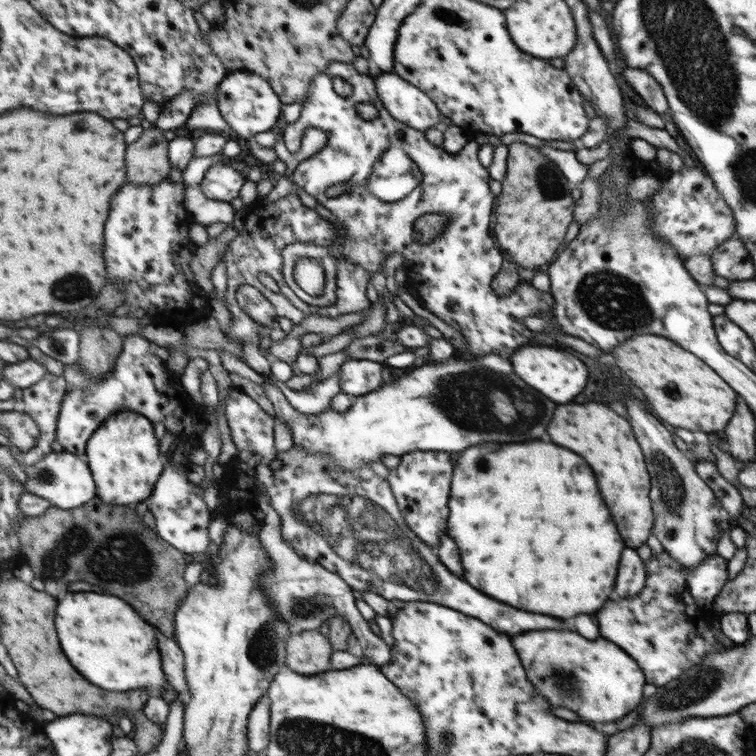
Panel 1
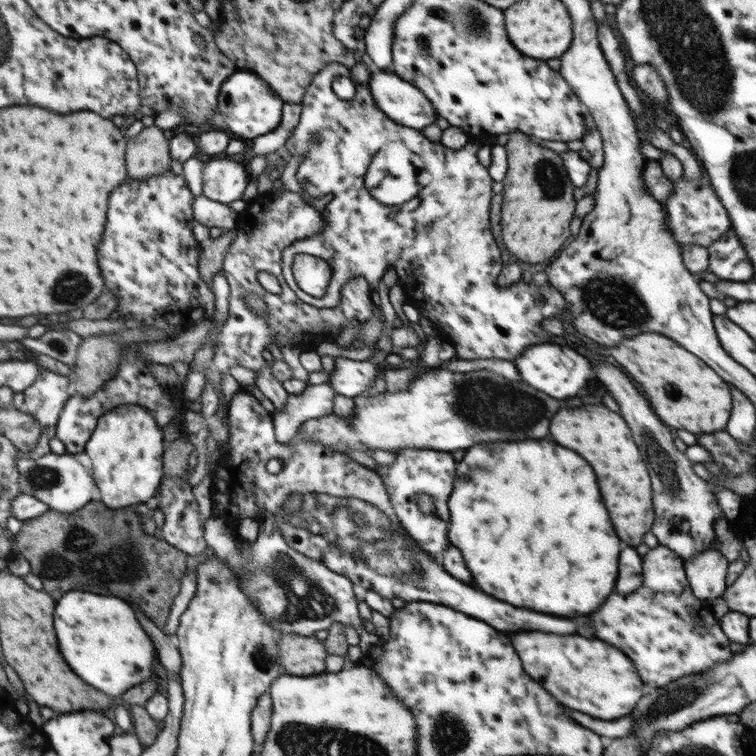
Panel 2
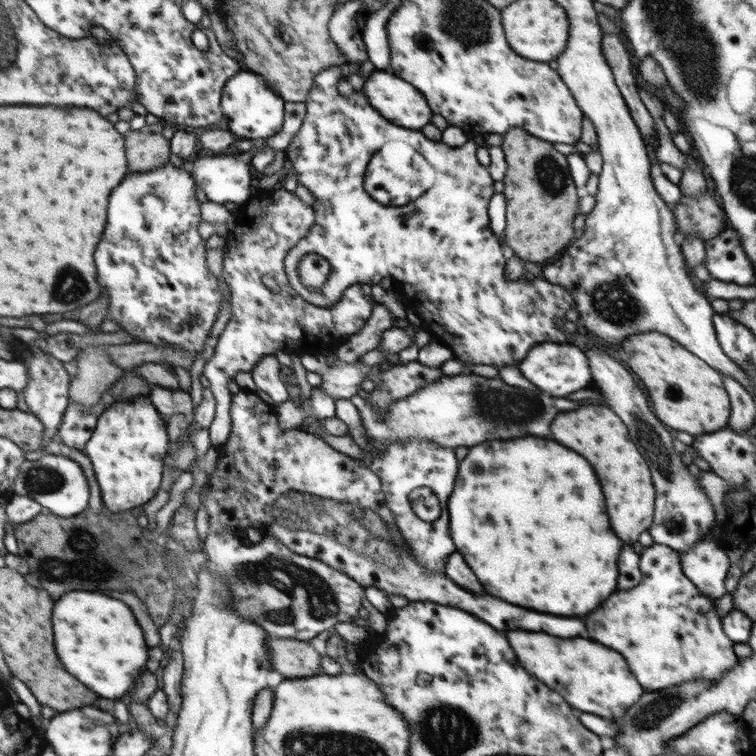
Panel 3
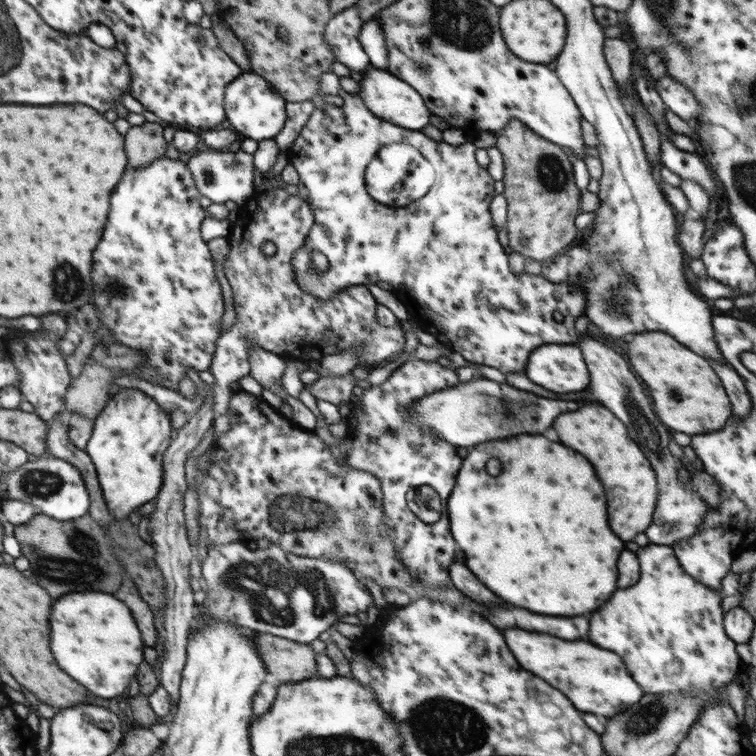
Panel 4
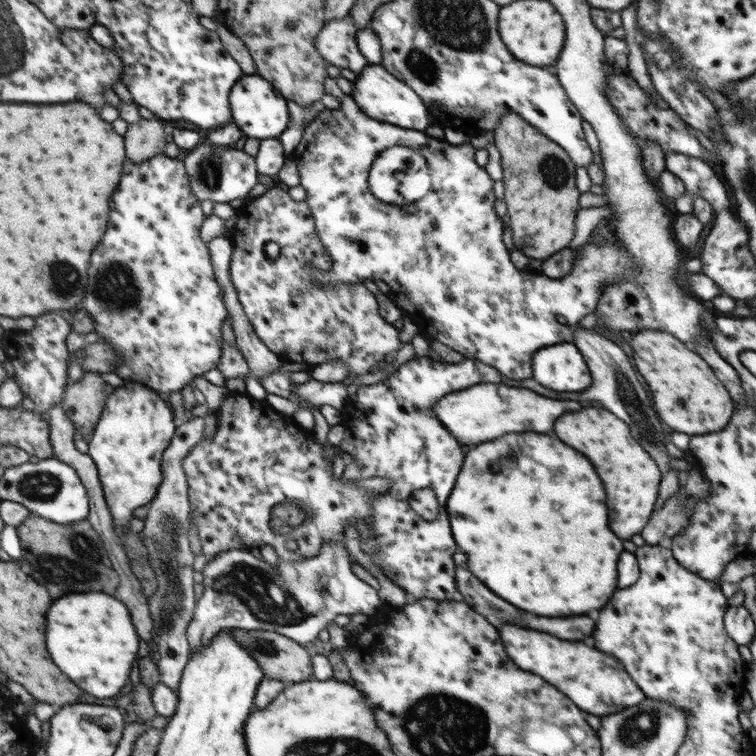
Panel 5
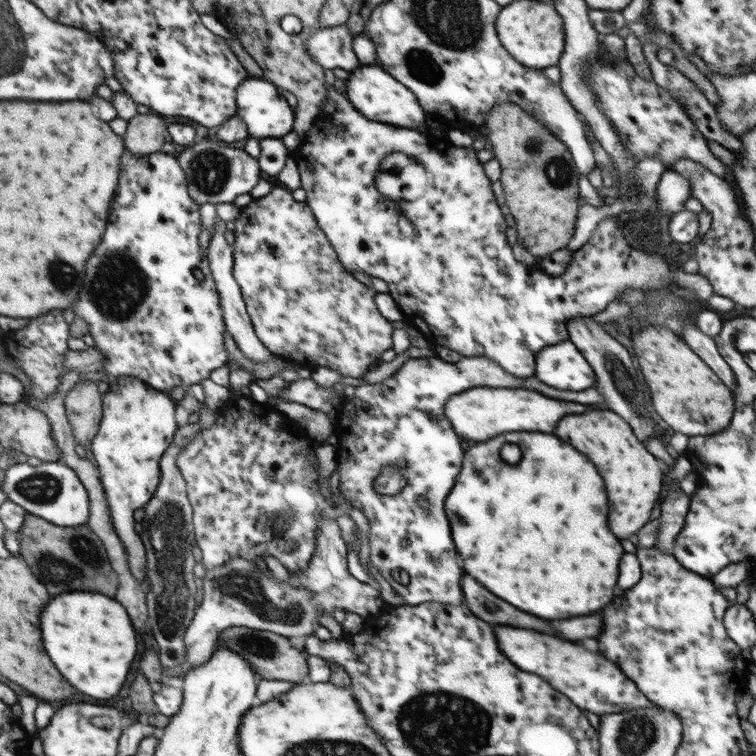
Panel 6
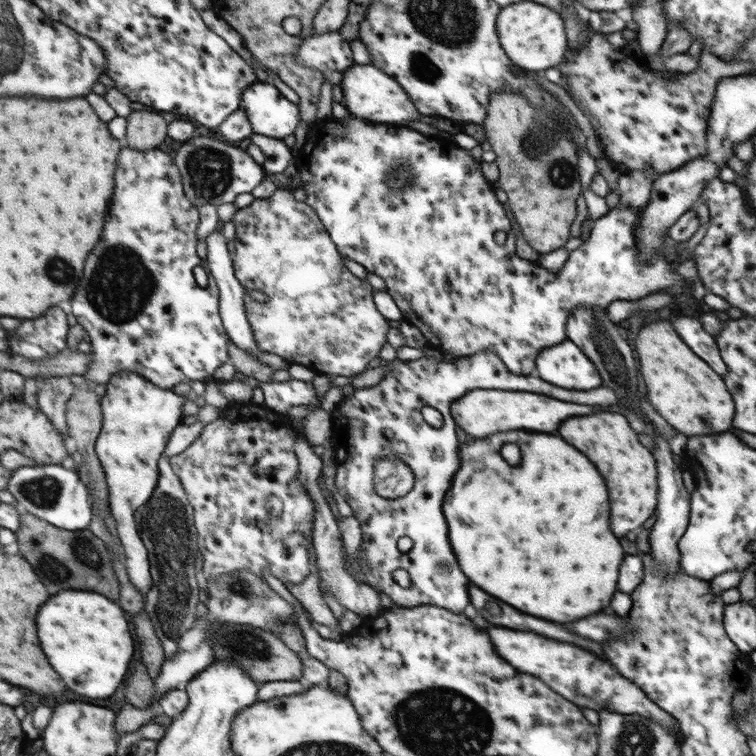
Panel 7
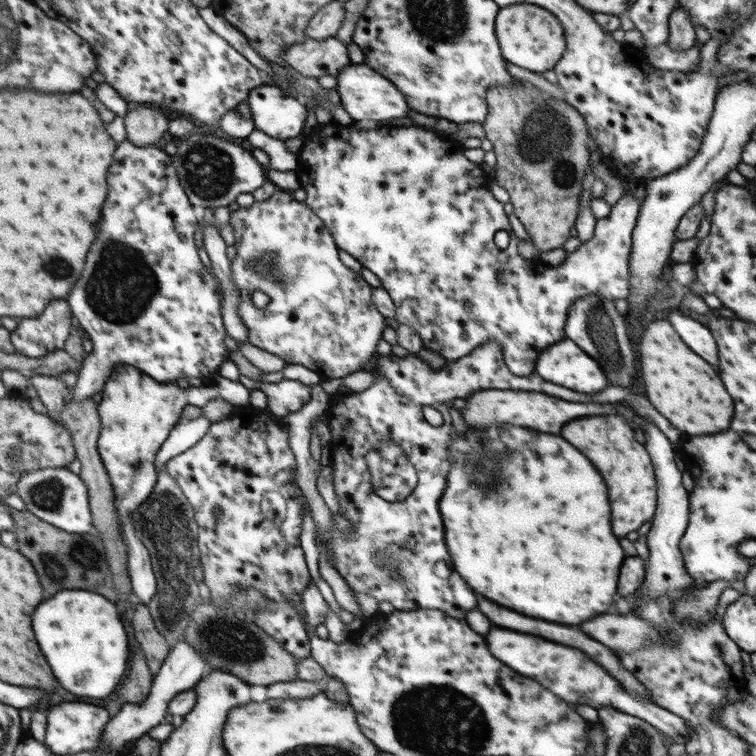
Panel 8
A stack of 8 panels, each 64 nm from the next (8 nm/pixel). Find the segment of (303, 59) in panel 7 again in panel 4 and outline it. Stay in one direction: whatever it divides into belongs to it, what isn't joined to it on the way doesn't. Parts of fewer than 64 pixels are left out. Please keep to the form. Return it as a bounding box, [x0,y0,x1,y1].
[325,4,369,72]

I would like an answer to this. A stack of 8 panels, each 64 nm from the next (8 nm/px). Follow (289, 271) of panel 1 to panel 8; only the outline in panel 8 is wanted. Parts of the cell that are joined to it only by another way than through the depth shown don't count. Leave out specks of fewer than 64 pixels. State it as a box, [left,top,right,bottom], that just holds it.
[294,121,639,376]

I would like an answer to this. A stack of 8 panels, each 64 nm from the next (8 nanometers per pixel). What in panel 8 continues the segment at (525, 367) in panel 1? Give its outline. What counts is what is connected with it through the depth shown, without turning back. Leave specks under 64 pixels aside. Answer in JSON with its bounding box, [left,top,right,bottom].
[536,337,608,394]

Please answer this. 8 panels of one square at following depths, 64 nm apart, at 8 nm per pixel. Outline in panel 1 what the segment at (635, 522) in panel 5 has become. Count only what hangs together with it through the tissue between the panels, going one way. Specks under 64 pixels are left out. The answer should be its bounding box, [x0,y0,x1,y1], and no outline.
[548,404,654,549]

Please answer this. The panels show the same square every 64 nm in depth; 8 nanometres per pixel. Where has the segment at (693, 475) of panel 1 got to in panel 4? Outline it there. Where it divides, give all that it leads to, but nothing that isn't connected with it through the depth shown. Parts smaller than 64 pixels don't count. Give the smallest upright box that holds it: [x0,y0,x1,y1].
[578,334,710,546]

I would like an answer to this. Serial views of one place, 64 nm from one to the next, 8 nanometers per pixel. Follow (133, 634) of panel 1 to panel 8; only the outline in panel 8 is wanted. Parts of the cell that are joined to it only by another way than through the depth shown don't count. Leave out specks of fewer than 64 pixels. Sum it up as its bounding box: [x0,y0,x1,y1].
[36,590,130,698]

